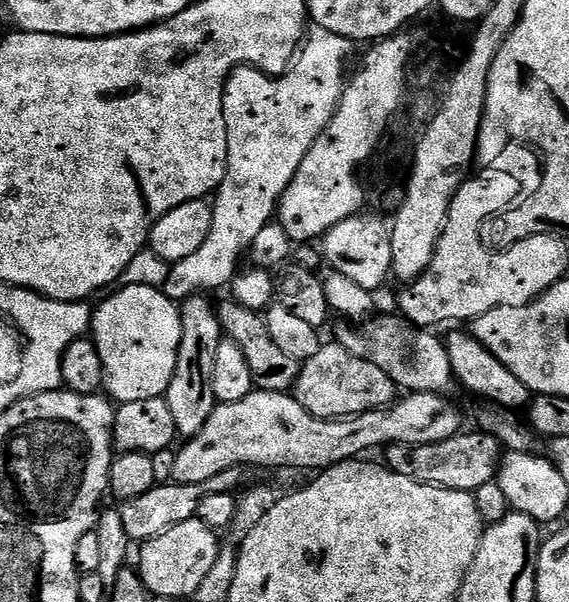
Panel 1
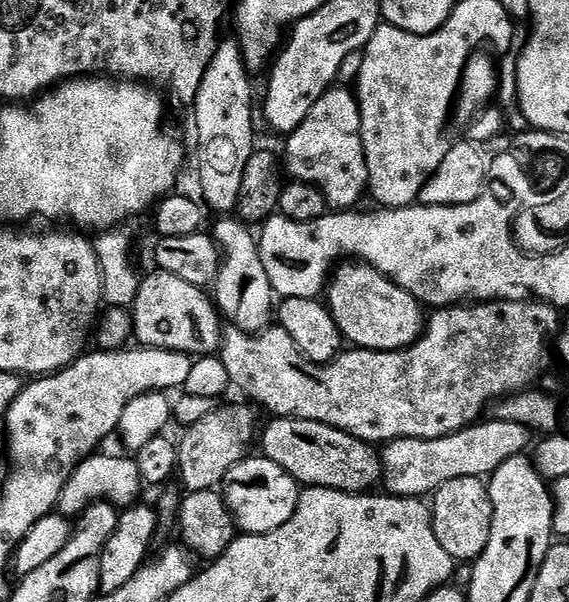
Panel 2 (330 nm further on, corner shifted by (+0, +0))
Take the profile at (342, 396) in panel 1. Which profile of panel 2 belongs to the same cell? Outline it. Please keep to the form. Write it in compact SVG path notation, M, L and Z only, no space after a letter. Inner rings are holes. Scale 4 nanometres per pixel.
M247 403L232 404L229 408L217 407L215 412L189 427L178 440L178 479L188 492L216 490L223 485L224 476L249 455L252 435L256 432L256 412Z

